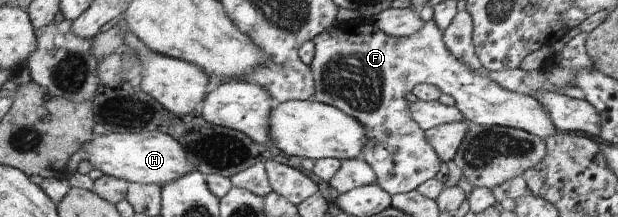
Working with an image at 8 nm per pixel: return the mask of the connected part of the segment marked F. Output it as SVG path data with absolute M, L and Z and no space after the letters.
M359 17L355 21L341 22L329 27L325 33L318 34L313 39L315 54L309 65L313 70L316 91L313 99L322 103L340 108L351 115L366 127L370 139L384 141L390 135L400 135L404 129L412 127L418 129L419 124L413 118L409 108L408 93L414 91L421 84L432 84L441 89L442 93L452 95L456 100L457 108L464 114L466 122L476 122L483 126L502 126L518 128L537 135L543 140L556 132L551 121L549 111L540 100L534 96L514 93L505 90L489 76L480 75L465 63L458 61L451 54L443 42L443 31L429 20L424 27L413 36L389 36L384 30L372 23L372 20Z

